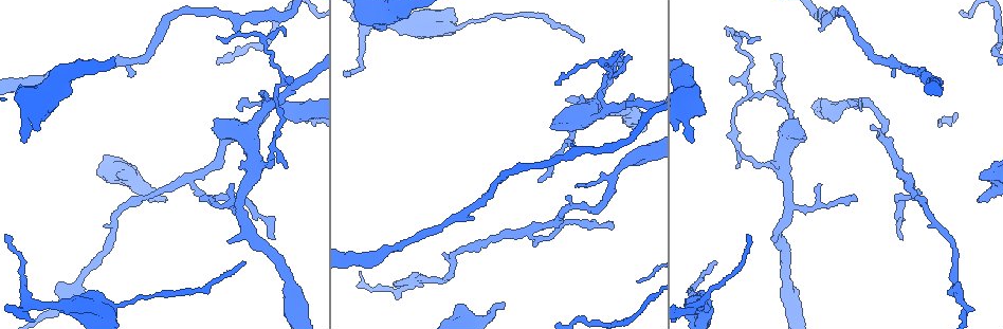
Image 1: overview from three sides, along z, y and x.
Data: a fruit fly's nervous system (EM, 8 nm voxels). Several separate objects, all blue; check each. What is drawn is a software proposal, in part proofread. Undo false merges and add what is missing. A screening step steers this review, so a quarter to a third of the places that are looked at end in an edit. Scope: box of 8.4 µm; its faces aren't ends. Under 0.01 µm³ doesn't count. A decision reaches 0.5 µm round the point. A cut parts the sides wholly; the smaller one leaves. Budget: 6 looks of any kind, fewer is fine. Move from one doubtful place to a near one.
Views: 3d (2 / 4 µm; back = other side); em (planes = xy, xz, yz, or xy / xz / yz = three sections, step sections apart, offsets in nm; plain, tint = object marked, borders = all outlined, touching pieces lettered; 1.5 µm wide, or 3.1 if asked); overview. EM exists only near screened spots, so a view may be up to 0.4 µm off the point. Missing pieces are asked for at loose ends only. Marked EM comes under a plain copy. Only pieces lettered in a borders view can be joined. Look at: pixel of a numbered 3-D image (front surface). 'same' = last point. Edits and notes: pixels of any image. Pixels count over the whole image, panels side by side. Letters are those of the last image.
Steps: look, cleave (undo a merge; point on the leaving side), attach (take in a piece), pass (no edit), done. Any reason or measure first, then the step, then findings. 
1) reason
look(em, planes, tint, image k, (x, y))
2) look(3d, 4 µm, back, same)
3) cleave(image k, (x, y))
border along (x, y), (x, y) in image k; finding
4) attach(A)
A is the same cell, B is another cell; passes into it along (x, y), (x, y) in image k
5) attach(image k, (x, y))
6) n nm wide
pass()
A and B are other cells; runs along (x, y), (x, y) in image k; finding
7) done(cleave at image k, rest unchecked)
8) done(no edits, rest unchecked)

thick turns thin
look(3d, 2 µm, image 1, (266, 162))

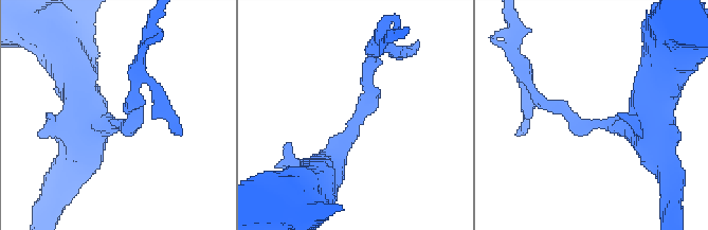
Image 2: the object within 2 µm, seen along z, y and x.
3 arms; shape alone is not enough
look(em, yz, step 4, tint, image 2, (352, 124))

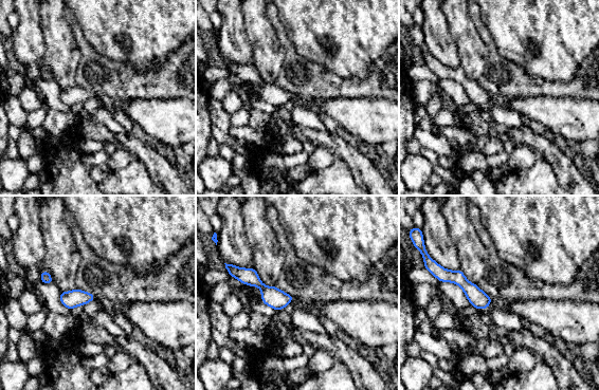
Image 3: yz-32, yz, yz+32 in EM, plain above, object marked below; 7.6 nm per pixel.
look(em, planes, borders, same)

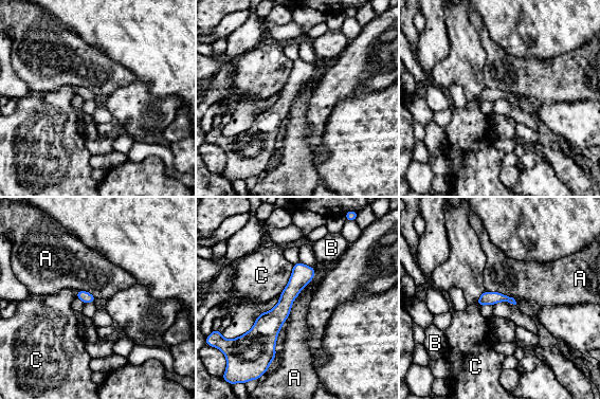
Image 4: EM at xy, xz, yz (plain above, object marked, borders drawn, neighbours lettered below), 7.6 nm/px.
A touches over 460 nm
pass()
A, B and C are other cells; runs along (310, 269), (267, 326), (262, 358) in image 4; continuous, no second cell

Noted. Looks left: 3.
tapers out
look(3d, 4 µm, image 1, (537, 181))

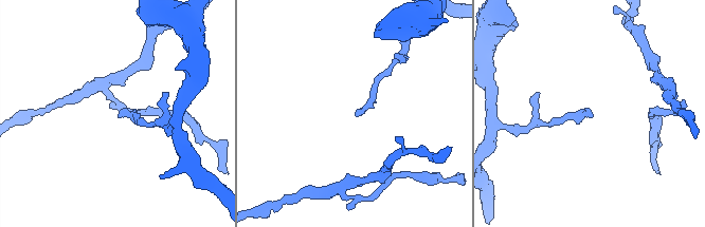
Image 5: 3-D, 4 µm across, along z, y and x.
look(em, planes, borders, image 5, (593, 114))

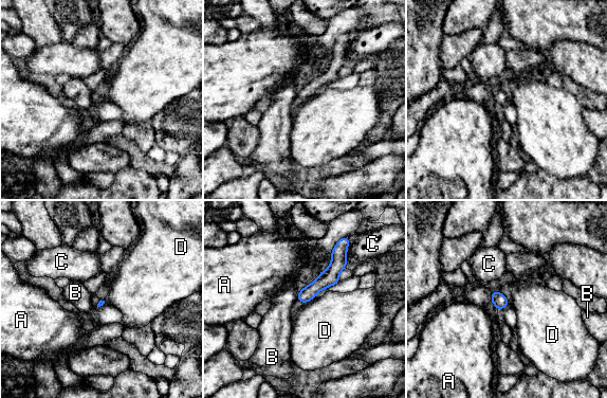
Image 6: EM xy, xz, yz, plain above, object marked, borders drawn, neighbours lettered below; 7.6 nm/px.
pass()
A, B, C and D are other cells; runs along (337, 248), (336, 267), (299, 297) in image 6; no lettered piece goes on from it

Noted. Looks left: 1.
done(no edits, rest unchecked)

